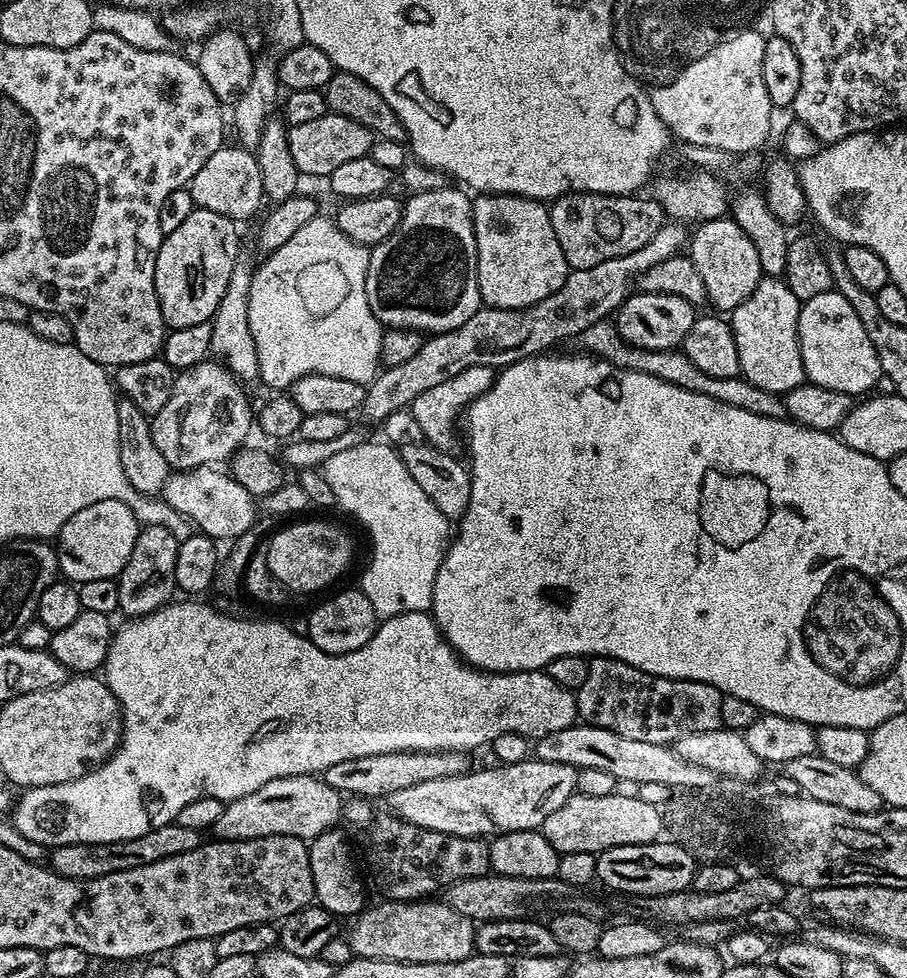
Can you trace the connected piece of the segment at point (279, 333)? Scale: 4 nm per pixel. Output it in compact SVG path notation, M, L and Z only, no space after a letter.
M317 218L306 222L290 242L278 246L278 250L267 253L262 263L252 274L252 285L250 286L250 334L254 336L254 346L258 352L258 366L260 367L259 383L264 383L268 390L288 390L298 378L302 378L305 372L317 372L318 374L334 374L334 378L350 378L350 382L358 382L365 386L372 383L376 373L381 371L380 351L382 350L382 334L384 328L380 319L370 310L370 302L366 298L366 274L368 273L369 249L362 244L355 244L331 219L323 220Z

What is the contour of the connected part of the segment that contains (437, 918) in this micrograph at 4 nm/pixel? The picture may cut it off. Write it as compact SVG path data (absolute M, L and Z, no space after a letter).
M432 898L390 900L365 907L351 921L352 933L347 933L346 936L352 947L352 955L362 958L390 958L390 962L458 962L461 958L470 958L476 951L477 925L470 918L458 914L458 910L454 910L448 903L435 904L434 901Z

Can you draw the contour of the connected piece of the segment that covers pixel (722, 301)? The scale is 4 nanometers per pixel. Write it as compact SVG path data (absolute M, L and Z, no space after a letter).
M732 218L706 220L695 225L690 236L690 255L706 286L707 303L713 304L717 313L732 313L738 305L746 302L746 298L750 298L750 294L754 294L762 279L754 242Z

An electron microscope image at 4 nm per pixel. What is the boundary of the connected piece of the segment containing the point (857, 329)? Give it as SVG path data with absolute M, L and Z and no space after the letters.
M823 292L801 303L798 342L804 374L809 384L860 398L871 393L875 389L872 387L882 380L878 354L874 354L870 334L866 334L858 314L854 314L854 306L850 306L850 302L846 302L840 292Z

